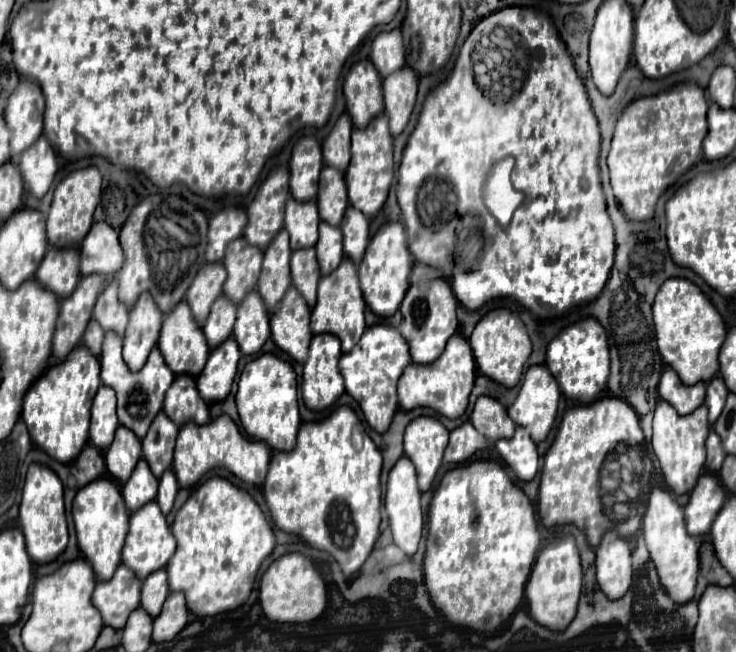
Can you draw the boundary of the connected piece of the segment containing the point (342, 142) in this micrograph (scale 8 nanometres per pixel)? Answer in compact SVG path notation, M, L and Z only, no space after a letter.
M341 114L333 126L333 130L329 132L329 136L323 142L323 162L327 166L339 168L341 172L347 168L349 158L351 158L351 130L353 130L353 122L349 118L349 114Z

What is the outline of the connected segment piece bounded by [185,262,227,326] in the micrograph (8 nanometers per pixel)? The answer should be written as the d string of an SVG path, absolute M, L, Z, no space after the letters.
M221 262L203 264L199 268L199 272L195 274L195 280L193 280L191 288L187 290L185 298L191 304L191 312L193 312L195 320L199 320L201 326L203 326L203 320L207 320L207 316L209 316L211 304L223 292L221 288L223 288L225 278L227 278L227 272Z

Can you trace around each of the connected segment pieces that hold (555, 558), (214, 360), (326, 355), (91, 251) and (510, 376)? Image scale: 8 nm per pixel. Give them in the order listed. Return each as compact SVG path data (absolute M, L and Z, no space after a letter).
M571 534L551 538L551 542L539 550L529 580L525 584L525 604L533 620L551 630L565 630L577 612L581 580L583 570L575 538Z
M227 338L223 344L209 352L207 364L197 376L197 388L203 400L217 402L229 394L233 378L237 374L239 358L241 350L235 344L235 338Z
M317 334L311 340L309 358L303 364L301 396L309 410L331 406L345 390L339 372L341 344L335 334Z
M95 222L81 244L81 274L115 274L123 264L119 234L107 222Z
M505 308L489 310L473 328L473 332L469 336L469 344L473 348L477 368L487 378L493 378L495 382L499 382L507 388L513 388L519 382L523 366L531 354L531 340L529 340L525 324L521 322L521 318L517 314L513 314L511 310L505 310Z

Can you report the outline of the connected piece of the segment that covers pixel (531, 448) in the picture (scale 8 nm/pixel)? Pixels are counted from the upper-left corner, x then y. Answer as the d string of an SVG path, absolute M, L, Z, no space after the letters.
M517 426L513 438L499 440L495 448L501 454L501 458L515 470L517 478L533 480L533 476L539 470L539 454L527 428Z

